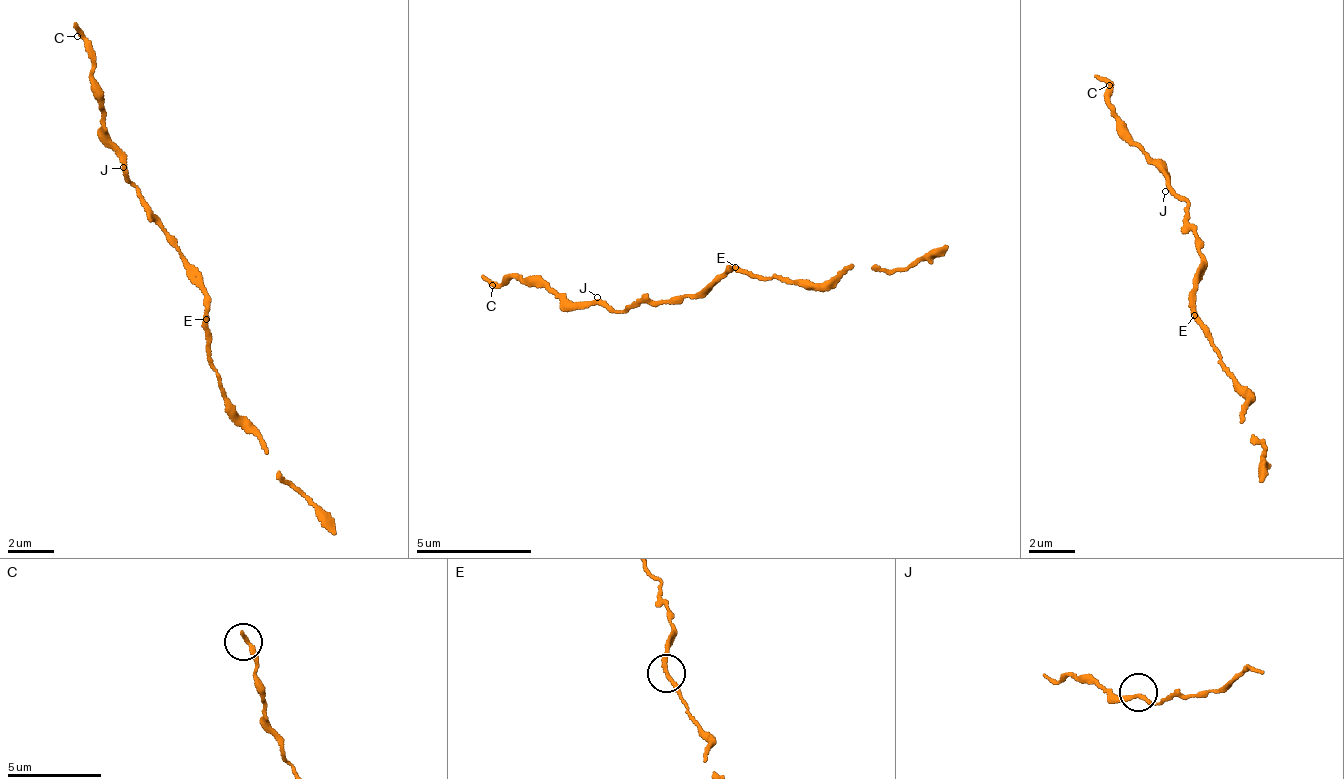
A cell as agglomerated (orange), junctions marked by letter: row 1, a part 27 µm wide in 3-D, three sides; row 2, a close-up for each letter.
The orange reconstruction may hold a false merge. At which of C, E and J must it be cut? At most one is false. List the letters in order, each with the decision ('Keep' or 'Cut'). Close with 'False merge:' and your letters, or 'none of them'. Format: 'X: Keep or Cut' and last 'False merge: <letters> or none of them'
C: Keep
E: Keep
J: Keep
False merge: none of them

